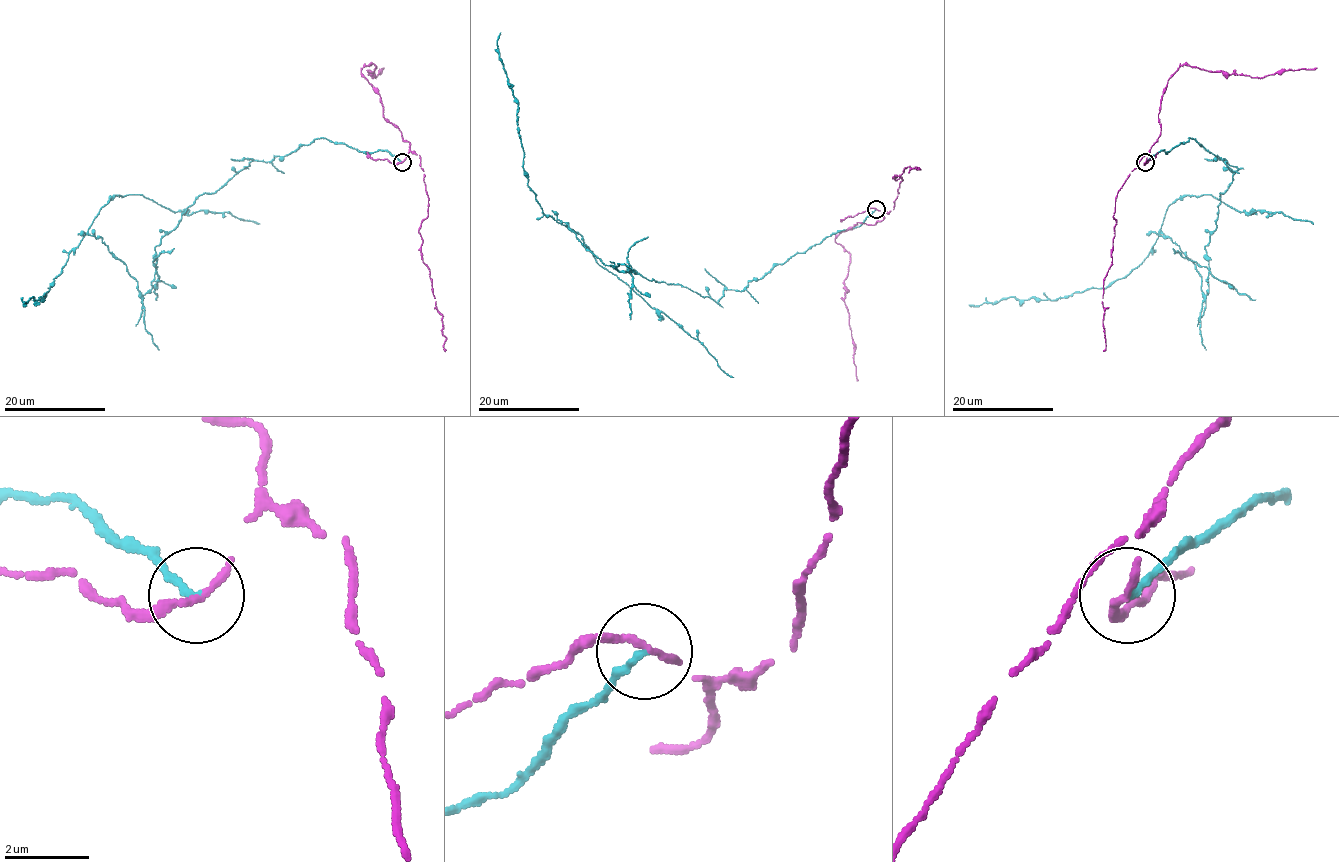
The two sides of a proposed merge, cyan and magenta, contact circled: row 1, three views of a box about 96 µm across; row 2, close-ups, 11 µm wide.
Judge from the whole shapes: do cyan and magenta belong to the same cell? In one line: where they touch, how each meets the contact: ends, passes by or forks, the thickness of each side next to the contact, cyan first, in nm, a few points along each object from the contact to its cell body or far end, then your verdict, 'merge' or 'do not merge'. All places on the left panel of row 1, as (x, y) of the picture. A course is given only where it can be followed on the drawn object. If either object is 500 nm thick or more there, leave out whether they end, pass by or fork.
place (402, 162); cyan ends; magenta ends; calibres 160 and 200 nm; course cyan (401, 161), (320, 137), (252, 160), (165, 235), (143, 294), (88, 232), (128, 194), (260, 223); course magenta (401, 161), (409, 142), (384, 117), (381, 97), (361, 69), (376, 67), (370, 72), (375, 78), (384, 68); do not merge

